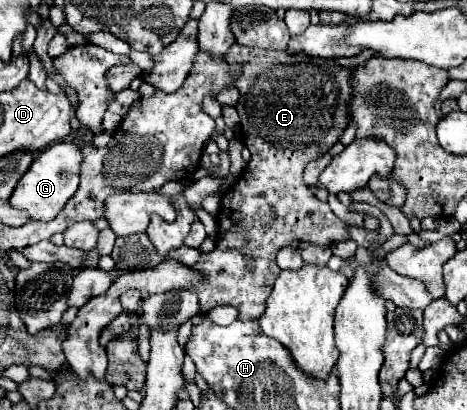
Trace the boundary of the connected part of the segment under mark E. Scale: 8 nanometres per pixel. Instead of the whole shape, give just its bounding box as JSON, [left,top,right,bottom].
[194,44,354,320]

